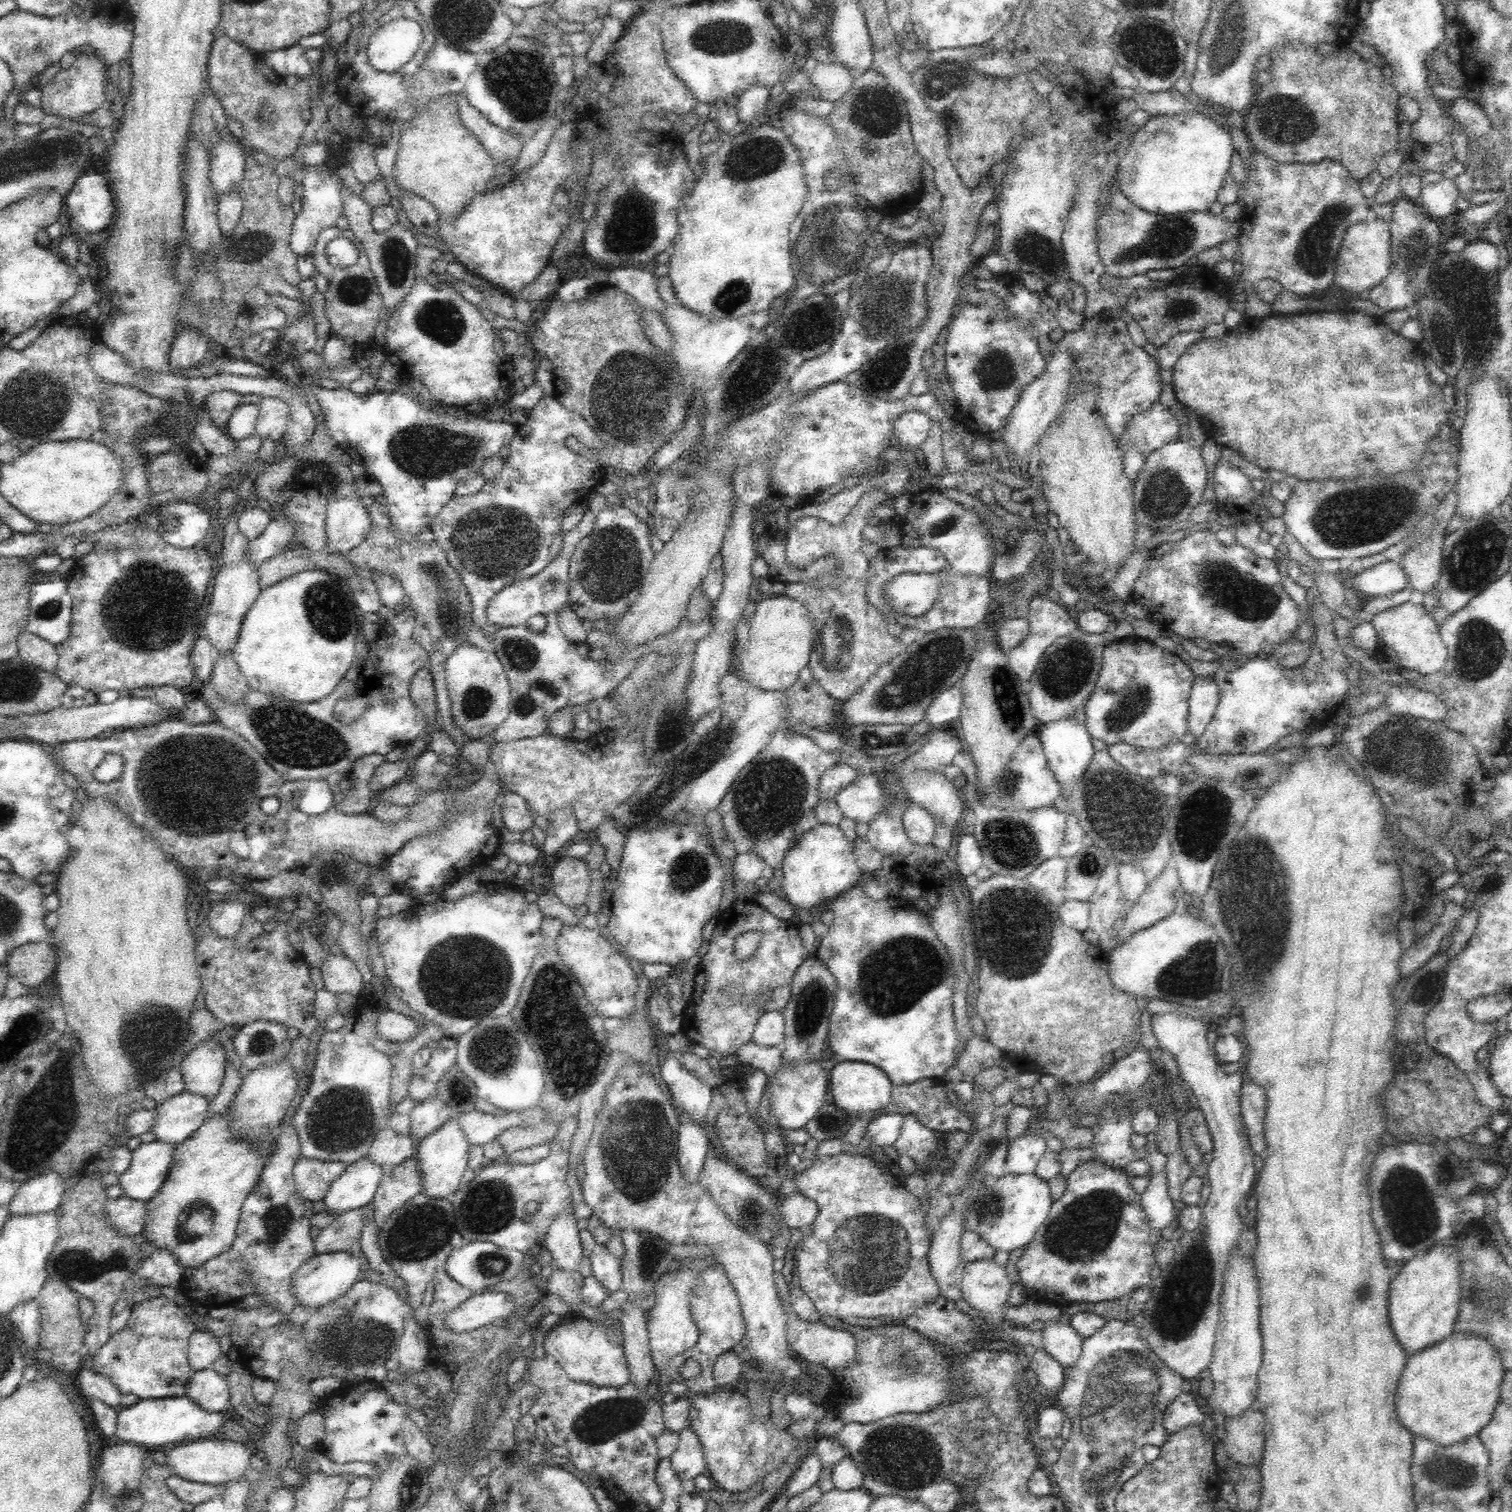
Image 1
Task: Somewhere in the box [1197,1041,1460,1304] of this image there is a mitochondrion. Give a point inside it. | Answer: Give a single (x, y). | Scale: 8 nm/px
(1400, 1191)

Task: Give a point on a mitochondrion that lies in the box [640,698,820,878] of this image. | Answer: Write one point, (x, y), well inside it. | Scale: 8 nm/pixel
(769, 799)

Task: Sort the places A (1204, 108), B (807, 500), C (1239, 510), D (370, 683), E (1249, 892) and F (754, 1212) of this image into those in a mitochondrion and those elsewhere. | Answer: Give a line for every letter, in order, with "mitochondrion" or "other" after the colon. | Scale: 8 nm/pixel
A: other
B: other
C: other
D: other
E: mitochondrion
F: mitochondrion

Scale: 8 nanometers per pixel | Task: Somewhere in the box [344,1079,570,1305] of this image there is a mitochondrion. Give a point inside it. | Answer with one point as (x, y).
(415, 1235)

